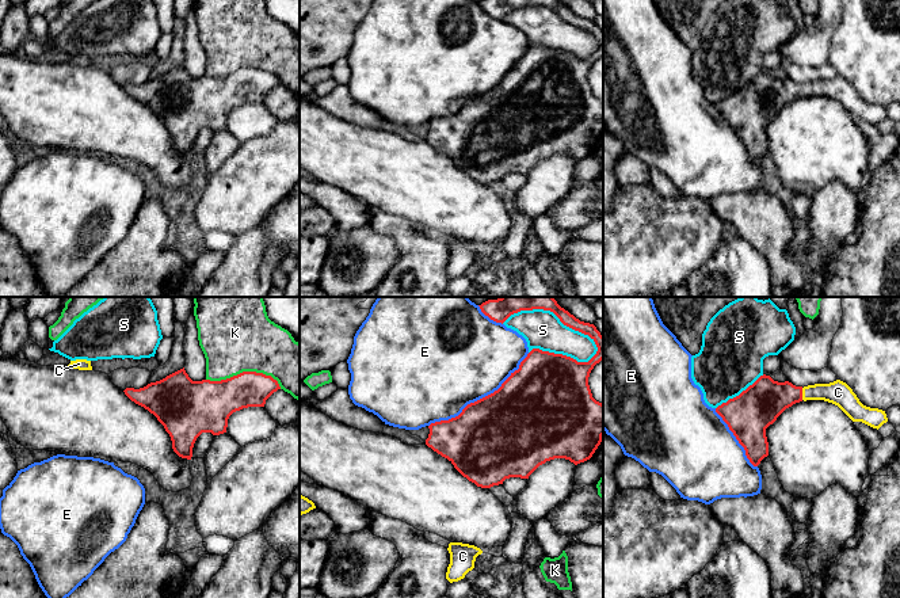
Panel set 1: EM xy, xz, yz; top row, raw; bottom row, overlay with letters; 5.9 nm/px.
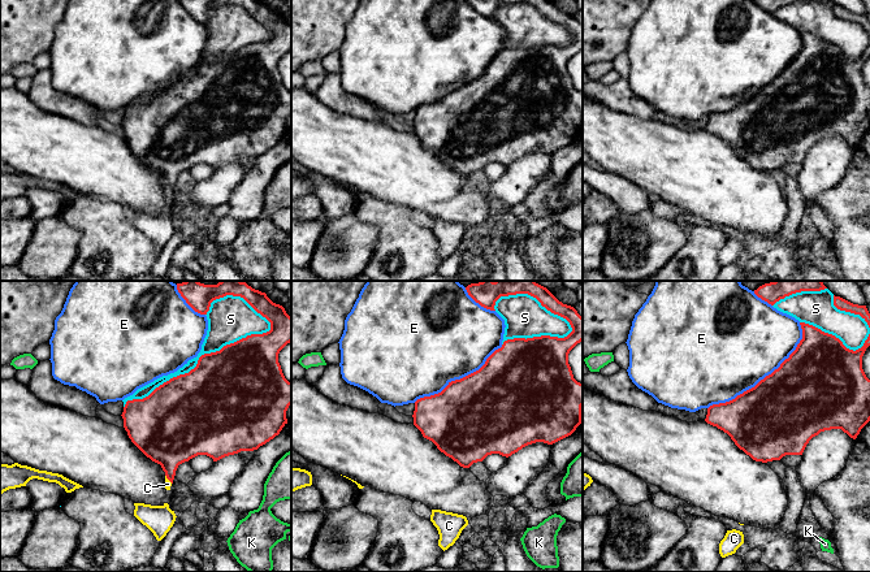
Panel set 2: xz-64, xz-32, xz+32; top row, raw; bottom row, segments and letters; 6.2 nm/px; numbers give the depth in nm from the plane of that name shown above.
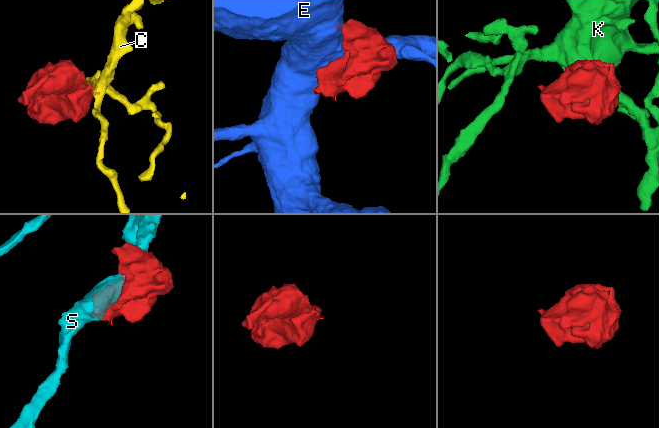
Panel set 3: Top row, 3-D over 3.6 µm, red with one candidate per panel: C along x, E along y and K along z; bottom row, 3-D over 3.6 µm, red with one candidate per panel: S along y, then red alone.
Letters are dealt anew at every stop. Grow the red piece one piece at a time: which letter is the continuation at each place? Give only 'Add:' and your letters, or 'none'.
Add: C

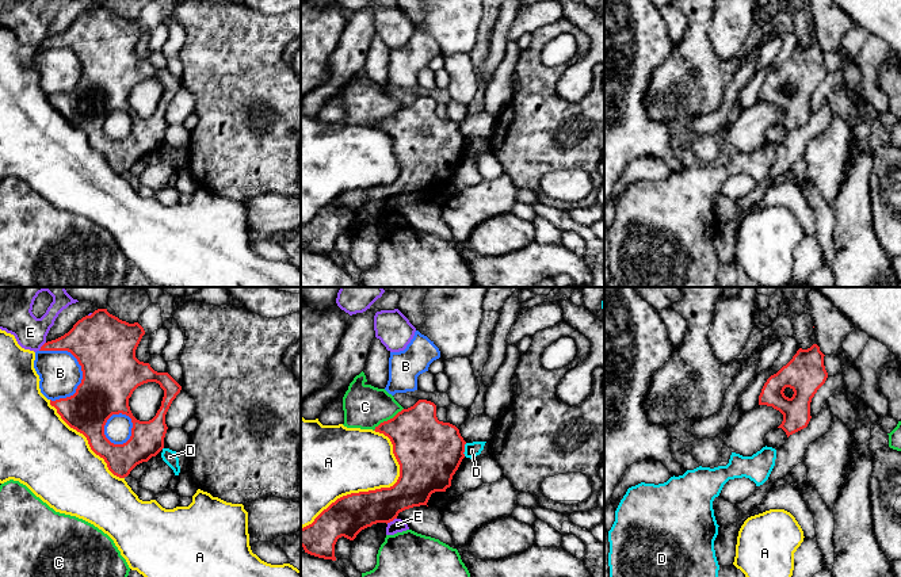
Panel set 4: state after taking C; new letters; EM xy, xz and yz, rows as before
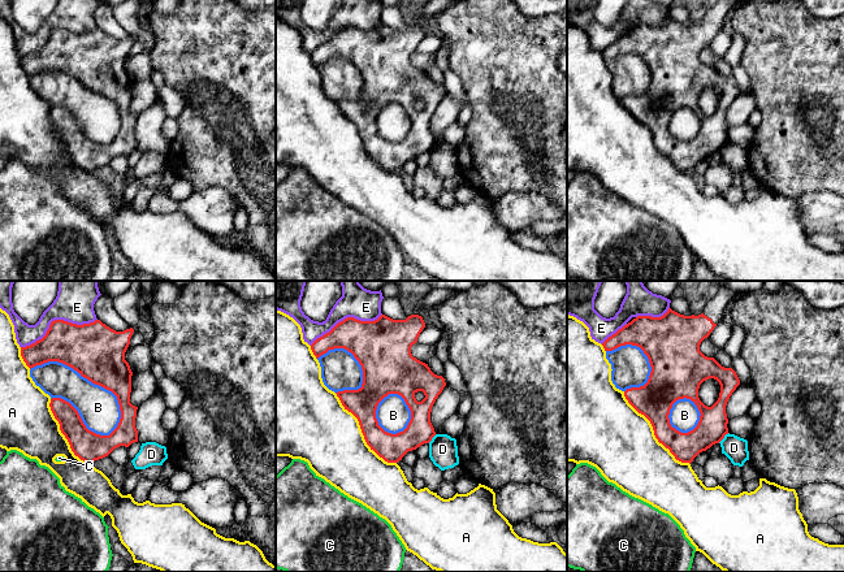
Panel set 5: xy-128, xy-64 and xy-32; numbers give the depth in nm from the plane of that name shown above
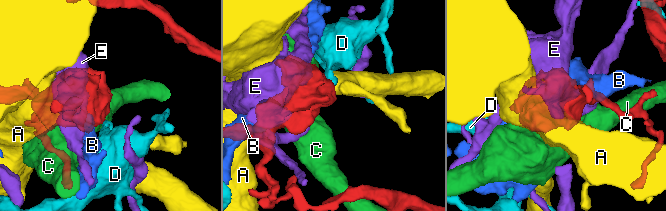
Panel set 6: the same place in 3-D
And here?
Add: none

